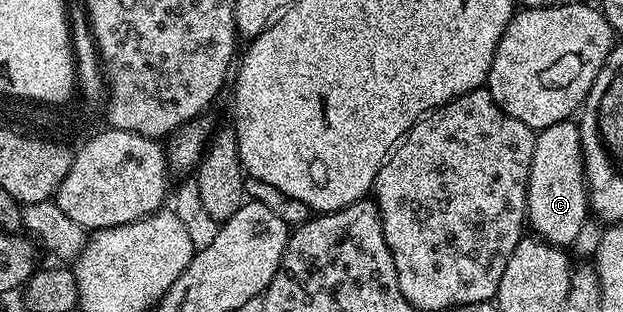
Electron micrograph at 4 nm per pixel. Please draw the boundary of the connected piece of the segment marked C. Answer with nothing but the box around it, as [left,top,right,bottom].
[527,119,589,247]

